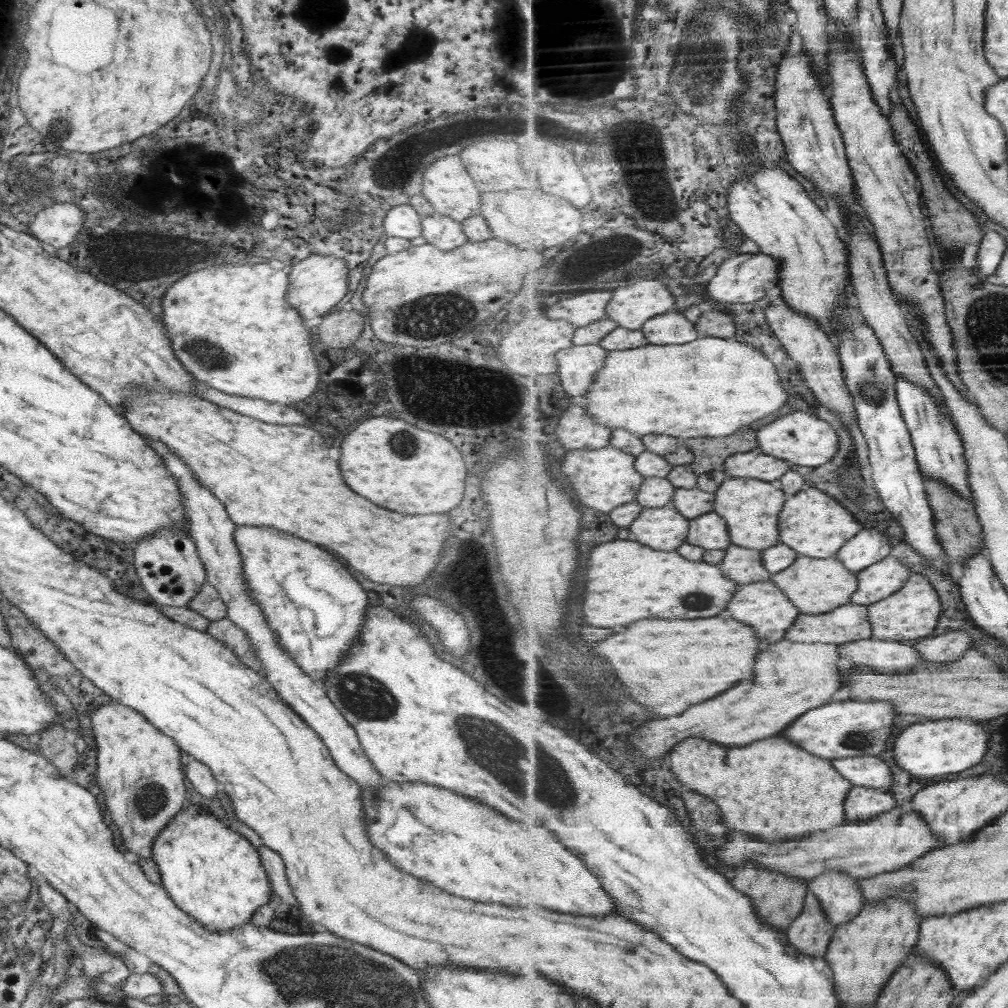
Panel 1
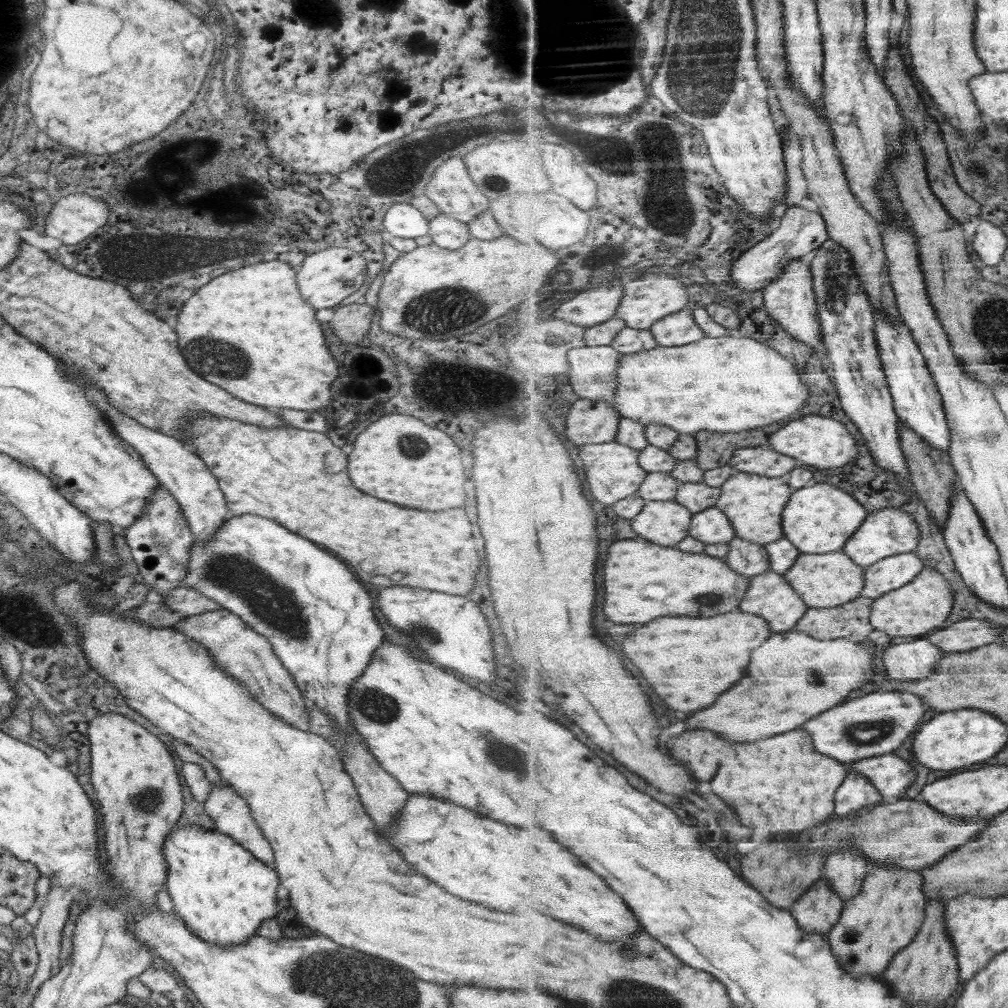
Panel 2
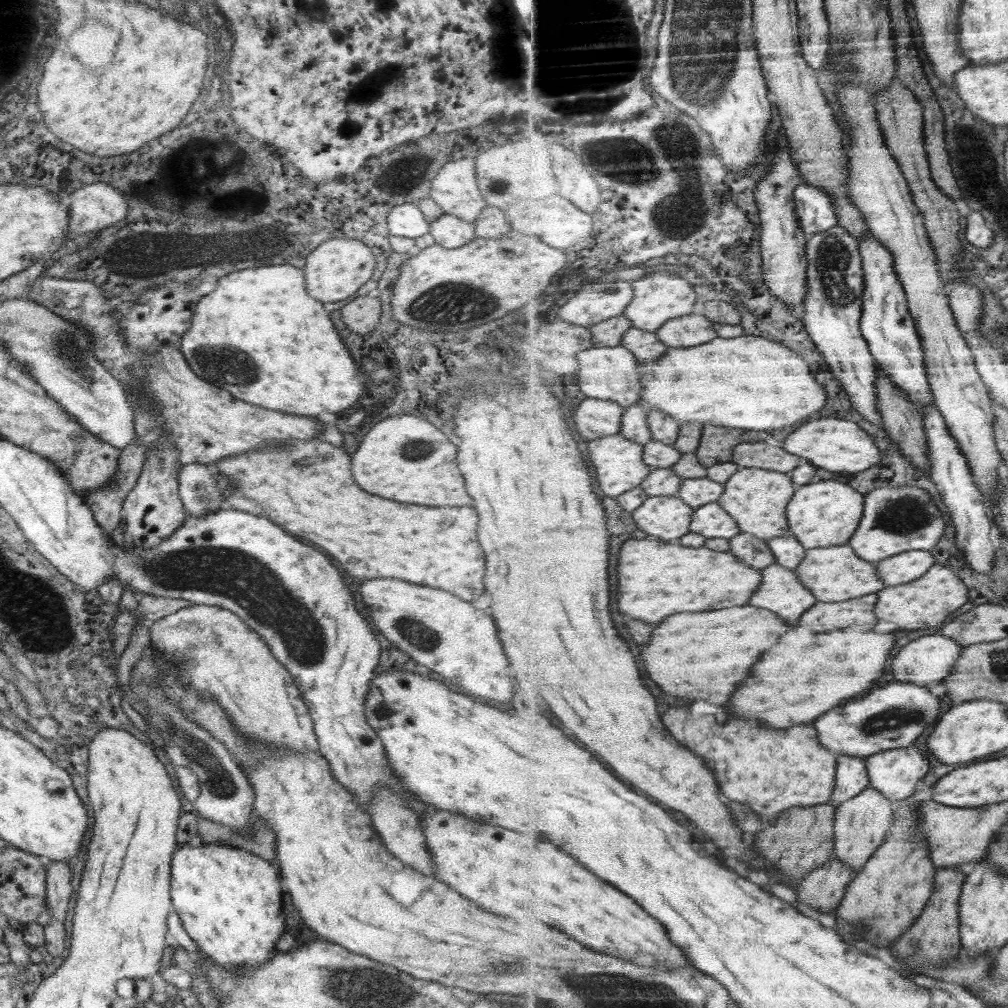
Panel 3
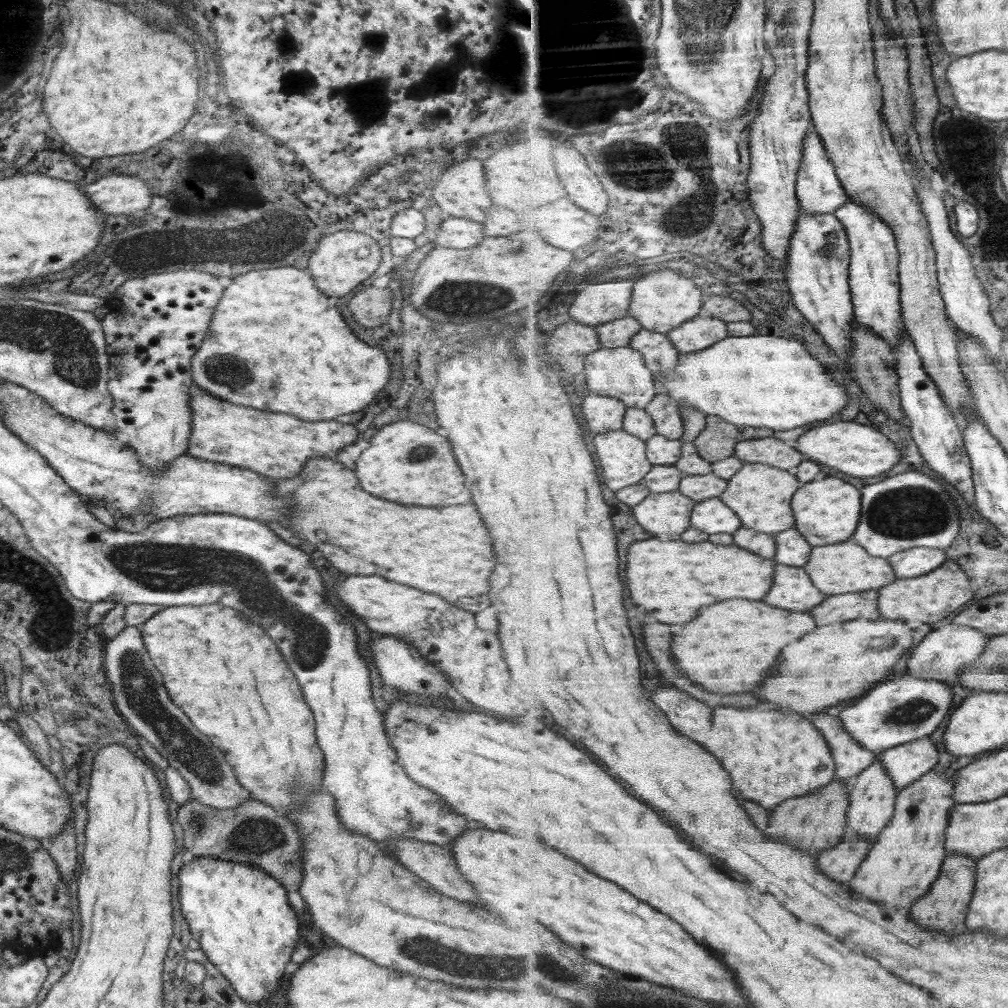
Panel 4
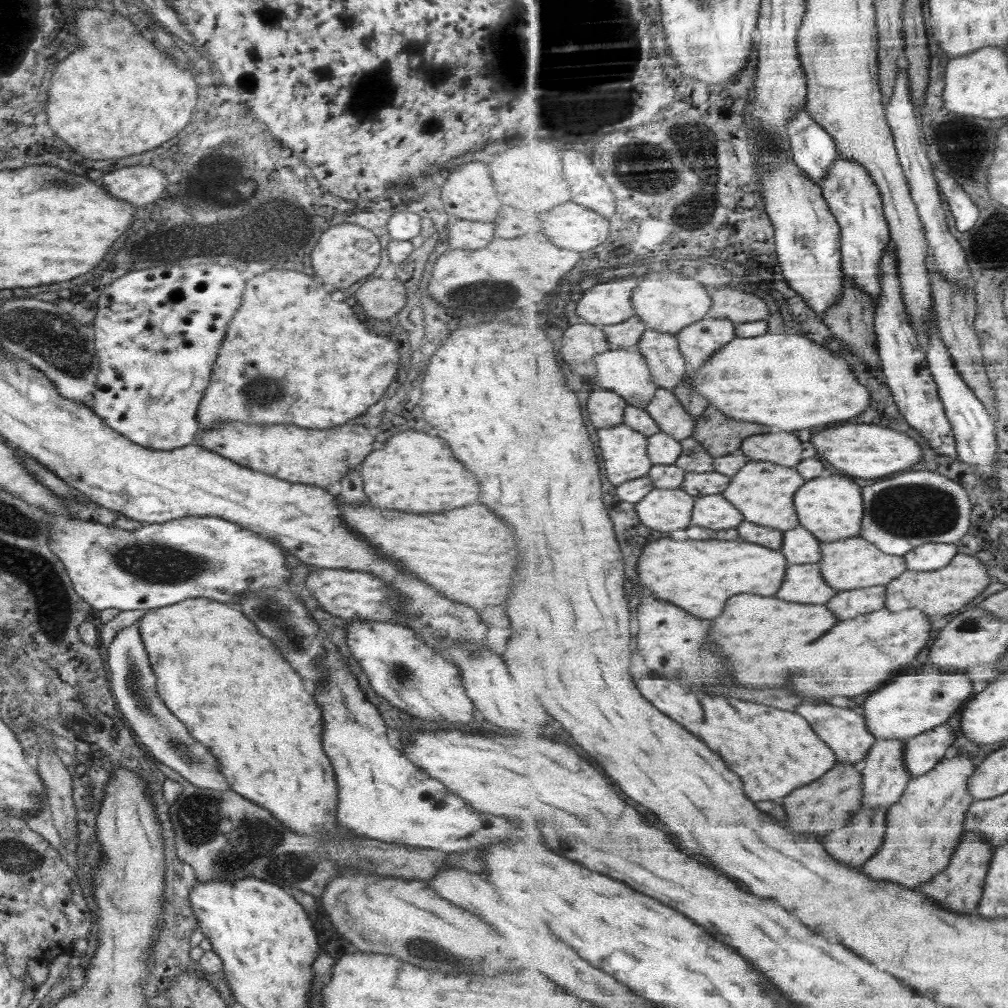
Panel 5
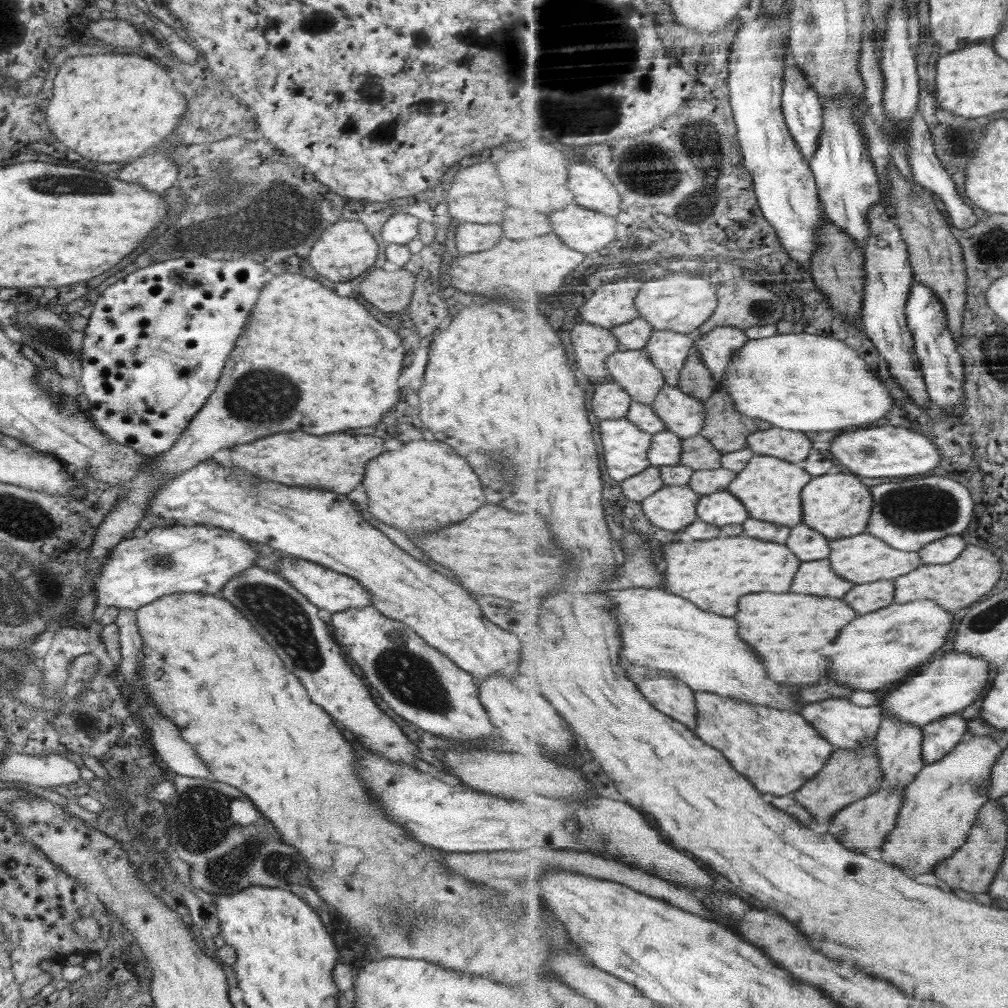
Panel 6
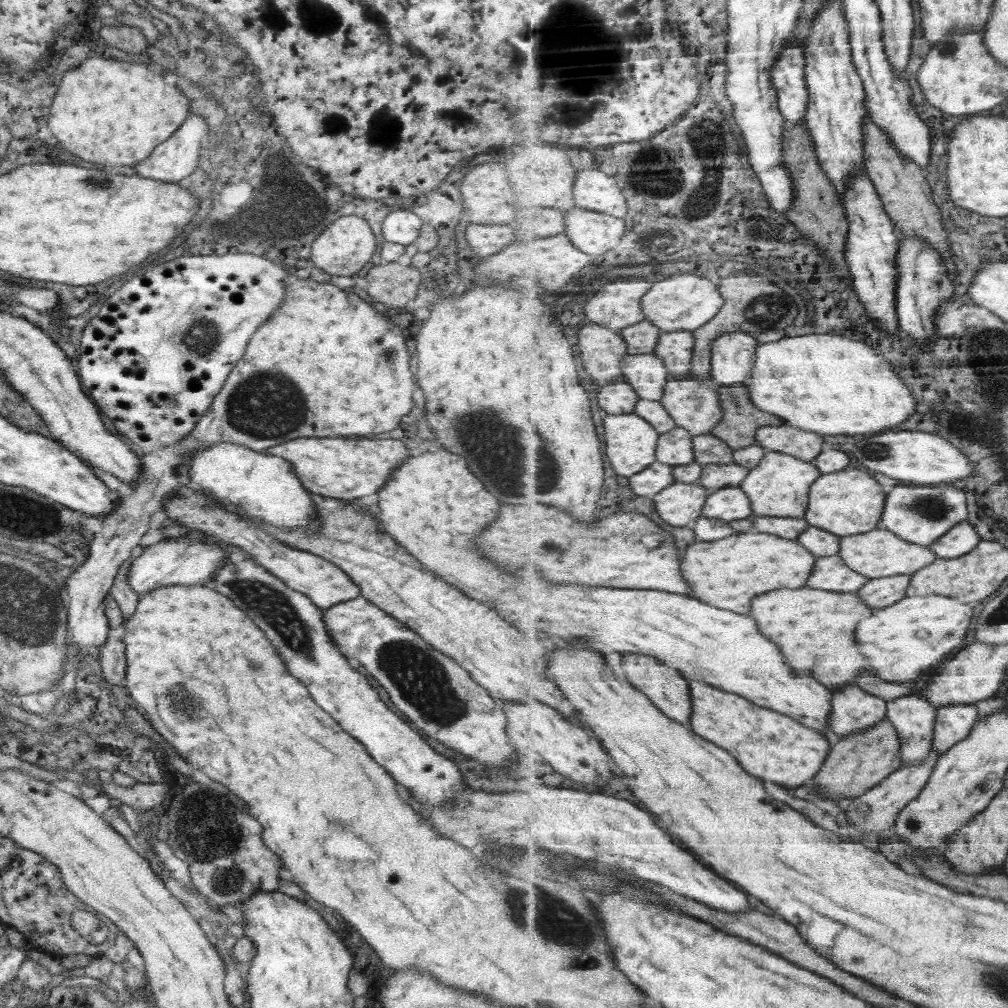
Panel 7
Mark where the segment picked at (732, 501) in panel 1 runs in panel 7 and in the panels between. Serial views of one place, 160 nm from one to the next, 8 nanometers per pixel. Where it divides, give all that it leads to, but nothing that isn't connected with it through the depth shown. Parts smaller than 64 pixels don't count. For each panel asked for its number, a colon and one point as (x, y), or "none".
2: (756, 504)
3: (758, 498)
4: (763, 495)
5: (765, 491)
6: (772, 488)
7: (781, 484)

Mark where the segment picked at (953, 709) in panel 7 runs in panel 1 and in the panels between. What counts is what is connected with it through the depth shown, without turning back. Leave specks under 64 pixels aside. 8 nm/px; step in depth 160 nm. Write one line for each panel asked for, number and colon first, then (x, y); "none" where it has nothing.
1: (865, 770)
2: (893, 775)
3: (896, 773)
4: (907, 763)
5: (924, 753)
6: (942, 737)

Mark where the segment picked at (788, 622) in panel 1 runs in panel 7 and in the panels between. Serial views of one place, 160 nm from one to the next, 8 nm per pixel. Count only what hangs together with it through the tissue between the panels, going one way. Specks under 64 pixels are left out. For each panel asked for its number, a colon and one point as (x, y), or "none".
2: (771, 595)
3: (783, 591)
4: (794, 589)
5: (805, 583)
6: (818, 577)
7: (831, 573)

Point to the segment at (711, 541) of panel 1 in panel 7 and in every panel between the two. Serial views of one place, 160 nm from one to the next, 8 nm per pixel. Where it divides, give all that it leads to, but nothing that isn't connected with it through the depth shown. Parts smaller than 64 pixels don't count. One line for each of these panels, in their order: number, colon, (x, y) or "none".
2: (713, 526)
3: (712, 520)
4: (714, 516)
5: (715, 511)
6: (723, 508)
7: (732, 503)

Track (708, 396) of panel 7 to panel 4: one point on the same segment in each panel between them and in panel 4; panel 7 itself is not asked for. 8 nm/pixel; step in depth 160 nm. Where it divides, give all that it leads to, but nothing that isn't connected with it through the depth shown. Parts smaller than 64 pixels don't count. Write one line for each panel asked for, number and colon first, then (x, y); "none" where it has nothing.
4: (667, 413)
5: (673, 417)
6: (685, 414)

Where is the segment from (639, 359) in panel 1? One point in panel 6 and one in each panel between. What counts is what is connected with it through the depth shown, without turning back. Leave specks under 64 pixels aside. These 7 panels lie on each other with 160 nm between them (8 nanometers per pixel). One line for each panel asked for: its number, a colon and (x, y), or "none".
2: (726, 384)
3: (707, 383)
4: (764, 380)
5: (790, 381)
6: (803, 382)

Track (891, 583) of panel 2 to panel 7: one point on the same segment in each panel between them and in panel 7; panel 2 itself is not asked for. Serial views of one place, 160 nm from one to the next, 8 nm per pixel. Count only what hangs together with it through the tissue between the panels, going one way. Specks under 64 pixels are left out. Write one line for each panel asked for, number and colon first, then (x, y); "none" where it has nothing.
3: (905, 568)
4: (919, 561)
5: (930, 557)
6: (947, 550)
7: (962, 539)

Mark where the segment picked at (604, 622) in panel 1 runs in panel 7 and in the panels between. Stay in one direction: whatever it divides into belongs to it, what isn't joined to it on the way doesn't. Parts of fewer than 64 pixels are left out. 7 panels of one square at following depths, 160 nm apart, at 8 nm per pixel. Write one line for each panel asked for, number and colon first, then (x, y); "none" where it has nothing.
2: (683, 583)
3: (658, 579)
4: (673, 578)
5: (701, 576)
6: (716, 573)
7: (729, 574)

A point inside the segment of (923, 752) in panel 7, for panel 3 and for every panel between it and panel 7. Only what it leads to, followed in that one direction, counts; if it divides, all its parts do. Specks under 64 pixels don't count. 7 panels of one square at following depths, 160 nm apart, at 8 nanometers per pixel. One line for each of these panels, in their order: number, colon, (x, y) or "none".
3: (862, 825)
4: (874, 799)
5: (887, 778)
6: (900, 745)

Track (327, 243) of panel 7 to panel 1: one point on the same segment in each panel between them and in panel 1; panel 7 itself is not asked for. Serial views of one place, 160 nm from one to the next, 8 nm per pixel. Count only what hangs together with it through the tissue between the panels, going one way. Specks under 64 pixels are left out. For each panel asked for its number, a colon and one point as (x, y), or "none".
1: (318, 283)
2: (326, 278)
3: (336, 269)
4: (343, 260)
5: (346, 253)
6: (346, 249)

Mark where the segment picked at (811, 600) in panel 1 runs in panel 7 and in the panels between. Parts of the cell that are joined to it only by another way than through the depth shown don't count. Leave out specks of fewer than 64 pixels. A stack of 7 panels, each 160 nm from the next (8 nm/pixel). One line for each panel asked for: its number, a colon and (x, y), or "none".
2: (829, 580)
3: (837, 574)
4: (837, 569)
5: (856, 563)
6: (864, 558)
7: (881, 553)

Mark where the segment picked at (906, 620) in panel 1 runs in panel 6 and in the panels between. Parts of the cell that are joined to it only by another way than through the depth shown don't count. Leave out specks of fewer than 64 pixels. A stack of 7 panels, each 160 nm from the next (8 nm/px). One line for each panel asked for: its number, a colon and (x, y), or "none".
2: (923, 605)
3: (926, 603)
4: (930, 599)
5: (938, 593)
6: (958, 585)

